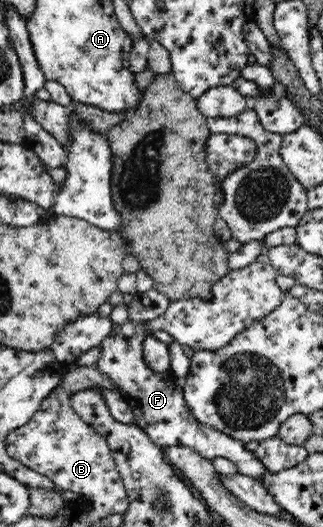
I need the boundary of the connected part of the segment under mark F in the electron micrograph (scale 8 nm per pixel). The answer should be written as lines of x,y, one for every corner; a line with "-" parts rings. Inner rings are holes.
128,319
124,325
114,326
112,333
104,337
102,343
100,343
101,354
95,364
100,372
104,372
106,377
112,380
112,383
118,384
116,389
120,391
122,397
128,402
130,408
132,408
134,425
144,430
150,440
161,448
184,445
193,449
196,453
199,453
204,459
213,460
214,458
226,458
238,466
240,474
262,481
263,477
268,473
268,469
264,467
264,464
259,459
254,457
253,453
250,453
245,448
245,444
225,433
215,430
206,423
203,424
198,421
190,411
190,408
187,406
186,400
184,399
182,383
178,384
176,379
173,379
171,375
167,375
167,372
158,373
157,371
152,371
148,365
146,365
146,362
144,361
143,341
148,336
152,336
153,332
148,335
148,332
144,330
145,325
146,322
135,324

